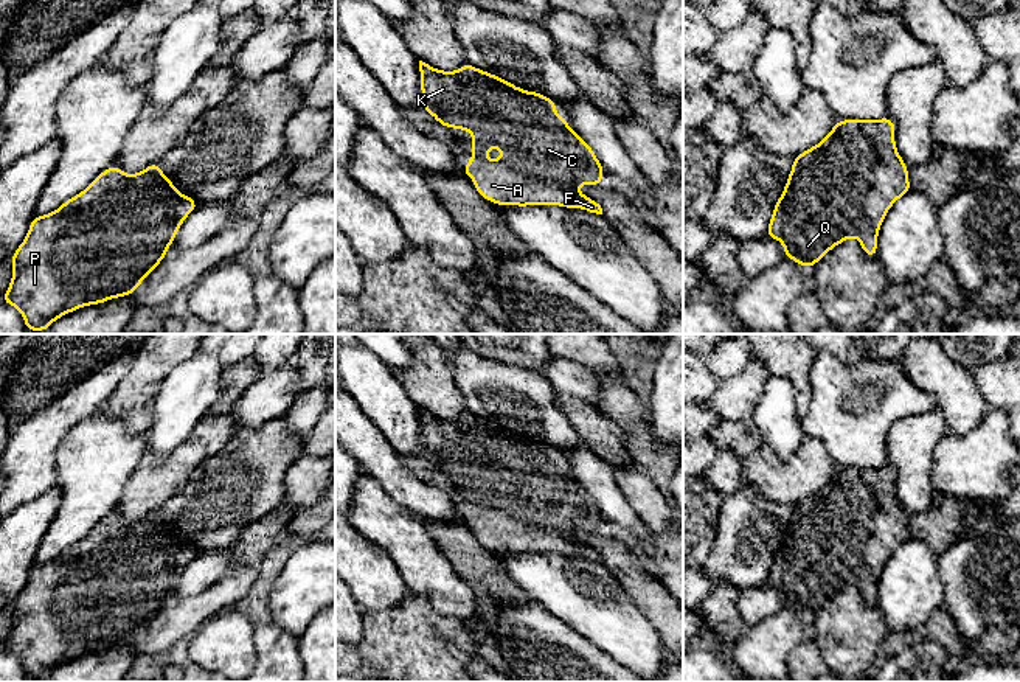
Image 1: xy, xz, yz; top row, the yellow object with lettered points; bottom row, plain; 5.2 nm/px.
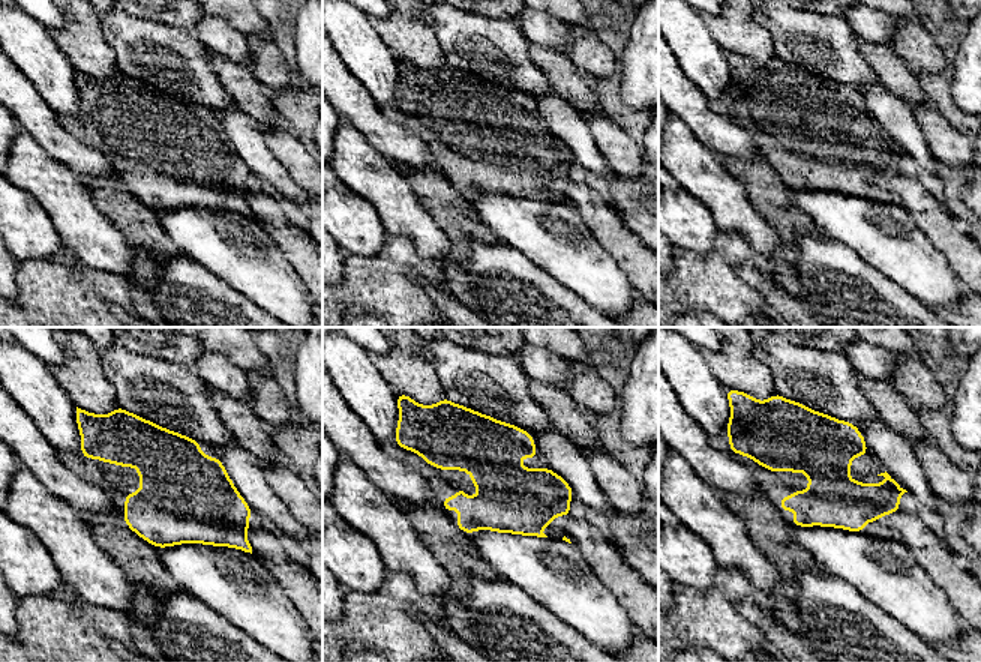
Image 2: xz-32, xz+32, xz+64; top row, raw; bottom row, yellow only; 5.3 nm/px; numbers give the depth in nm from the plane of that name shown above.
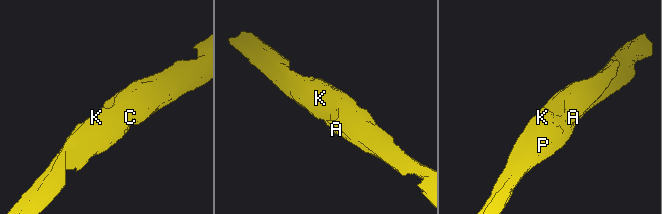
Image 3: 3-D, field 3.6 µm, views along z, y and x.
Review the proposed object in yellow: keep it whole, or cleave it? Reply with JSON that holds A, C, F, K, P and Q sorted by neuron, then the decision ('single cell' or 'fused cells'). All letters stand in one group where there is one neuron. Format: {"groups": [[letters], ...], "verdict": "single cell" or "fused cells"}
{"groups": [["A", "C", "F", "K", "P", "Q"]], "verdict": "single cell"}

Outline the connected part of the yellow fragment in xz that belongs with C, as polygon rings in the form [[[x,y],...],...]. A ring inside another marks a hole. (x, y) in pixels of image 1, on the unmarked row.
[[[419,409],[422,458],[444,475],[472,482],[472,508],[463,524],[474,527],[478,542],[495,553],[559,553],[602,562],[601,553],[578,539],[581,531],[601,533],[605,522],[593,497],[556,461],[556,449],[464,412],[456,419],[442,419]],[[489,496],[501,499],[500,508],[486,508]]]

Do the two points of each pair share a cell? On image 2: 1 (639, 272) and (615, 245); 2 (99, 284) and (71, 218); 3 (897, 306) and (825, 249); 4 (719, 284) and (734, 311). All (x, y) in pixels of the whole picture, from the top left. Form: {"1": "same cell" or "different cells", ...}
{"1": "same cell", "2": "different cells", "3": "same cell", "4": "same cell"}

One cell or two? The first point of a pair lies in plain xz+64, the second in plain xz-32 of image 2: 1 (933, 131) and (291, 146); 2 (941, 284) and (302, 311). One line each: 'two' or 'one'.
1: one
2: one

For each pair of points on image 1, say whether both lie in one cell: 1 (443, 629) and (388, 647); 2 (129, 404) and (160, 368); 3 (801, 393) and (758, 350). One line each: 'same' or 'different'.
1: same
2: same
3: same

